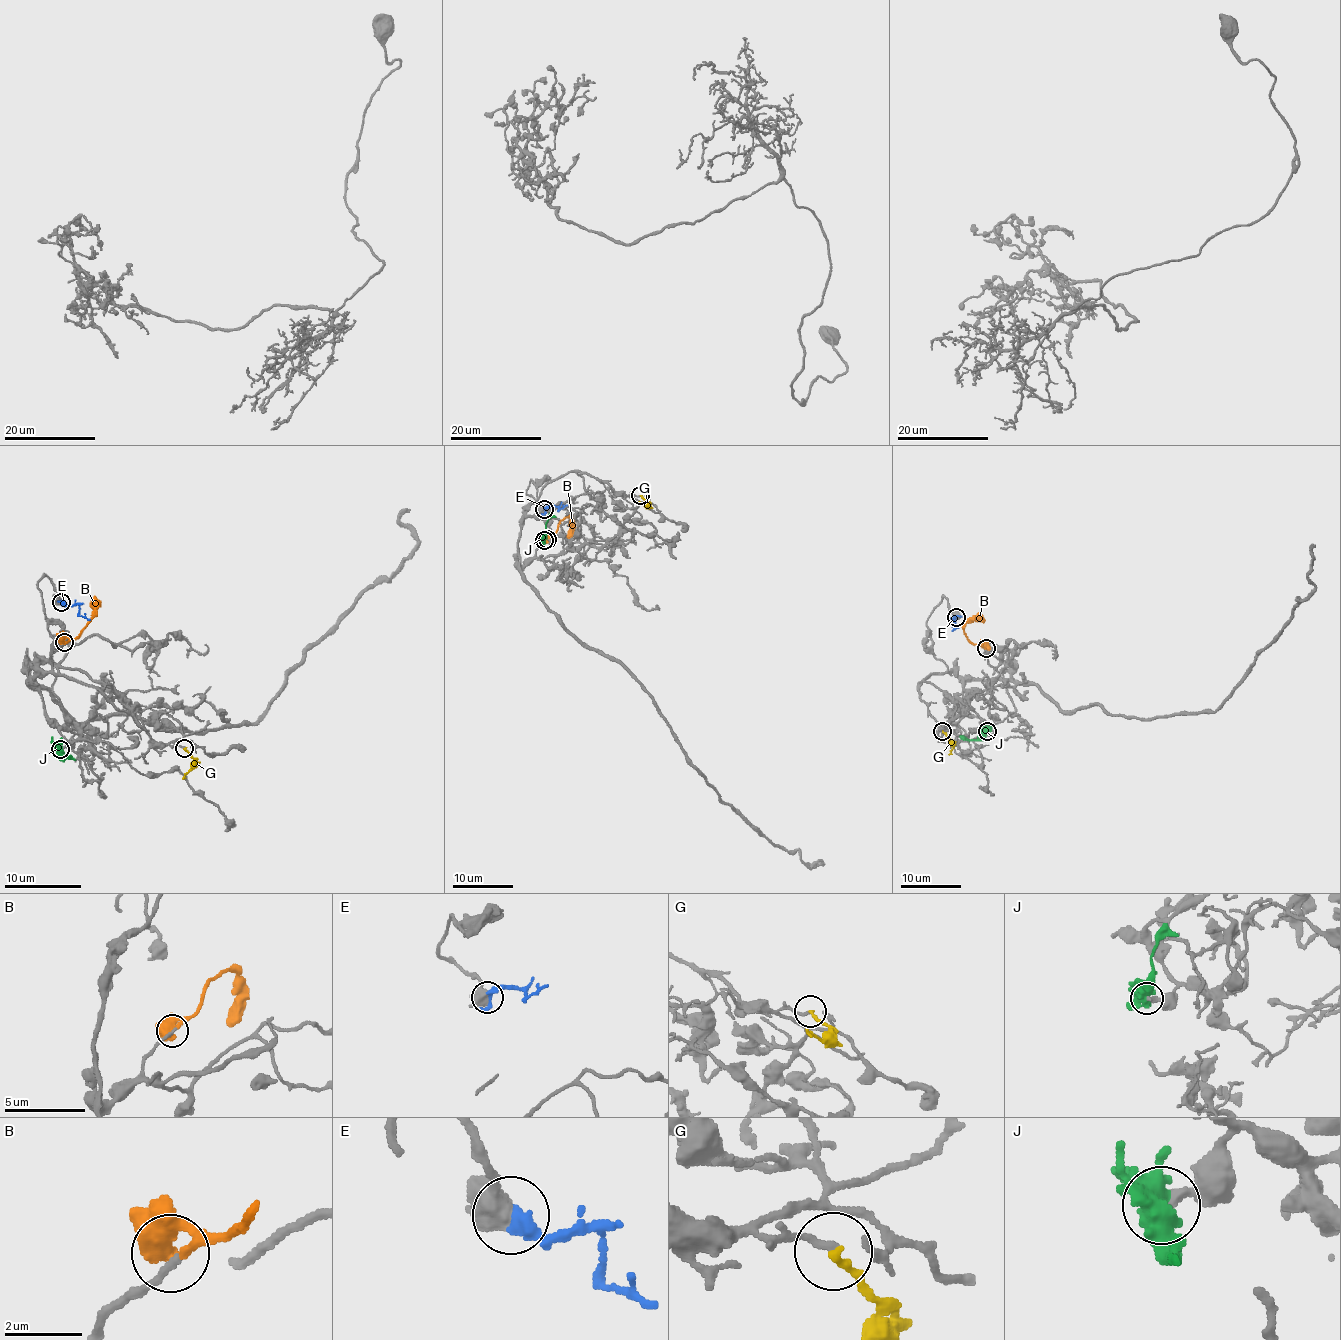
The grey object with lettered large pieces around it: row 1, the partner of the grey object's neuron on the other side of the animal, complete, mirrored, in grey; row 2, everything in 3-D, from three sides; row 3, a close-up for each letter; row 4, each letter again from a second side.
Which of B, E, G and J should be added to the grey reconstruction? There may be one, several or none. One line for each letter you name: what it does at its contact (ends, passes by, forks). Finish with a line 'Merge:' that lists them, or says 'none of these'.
B: it passes by
Merge: B

